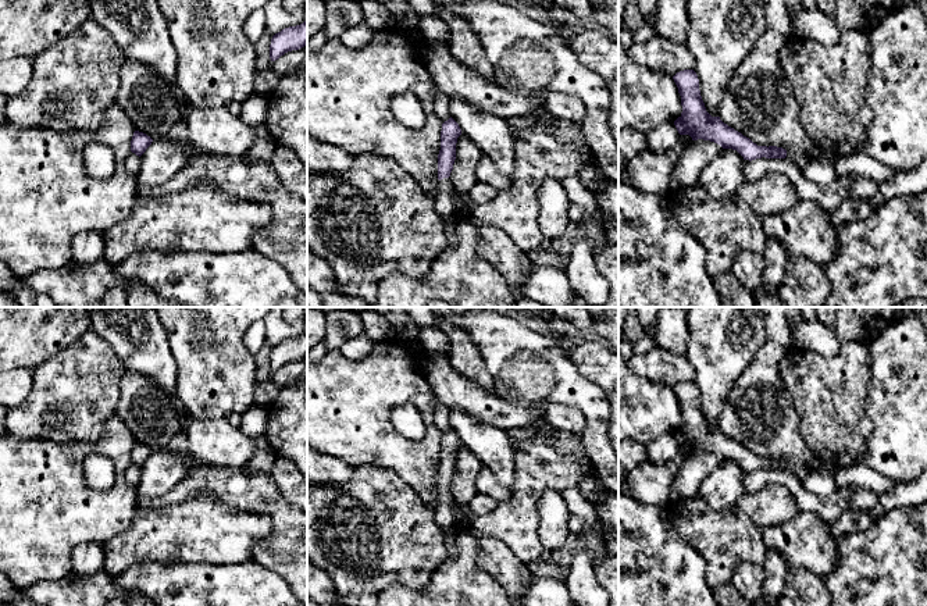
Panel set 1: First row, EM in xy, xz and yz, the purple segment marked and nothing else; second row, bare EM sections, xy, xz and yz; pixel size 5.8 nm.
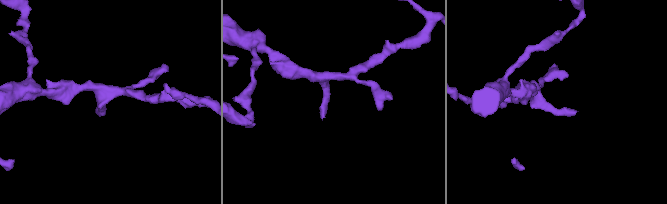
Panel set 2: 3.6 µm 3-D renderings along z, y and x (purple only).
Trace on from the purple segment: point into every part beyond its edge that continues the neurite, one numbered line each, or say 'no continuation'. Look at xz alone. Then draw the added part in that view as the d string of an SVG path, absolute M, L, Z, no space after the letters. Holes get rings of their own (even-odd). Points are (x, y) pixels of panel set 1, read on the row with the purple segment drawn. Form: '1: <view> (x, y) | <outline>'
1: xz (445, 207) | M450 177L439 181L438 193L435 196L435 210L446 222L446 247L454 247L457 245L456 228L459 217L454 207L456 195L457 192L452 185Z

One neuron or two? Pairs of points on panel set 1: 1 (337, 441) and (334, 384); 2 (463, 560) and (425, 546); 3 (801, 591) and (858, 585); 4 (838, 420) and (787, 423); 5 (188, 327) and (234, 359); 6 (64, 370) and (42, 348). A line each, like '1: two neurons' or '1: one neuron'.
1: one neuron
2: two neurons
3: two neurons
4: two neurons
5: one neuron
6: two neurons

